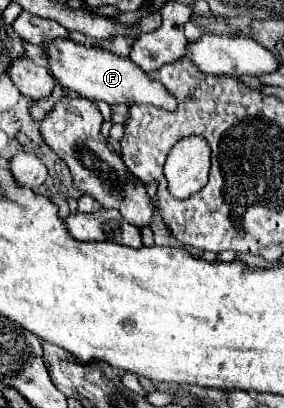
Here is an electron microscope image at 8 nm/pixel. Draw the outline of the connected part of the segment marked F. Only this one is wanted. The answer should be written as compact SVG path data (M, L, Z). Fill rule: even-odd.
M59 37L45 43L45 59L53 79L61 83L67 91L75 91L85 99L105 101L109 105L151 103L155 107L163 107L169 111L175 109L175 99L163 89L163 85L149 79L149 75L137 69L137 65L131 63L127 57L117 57L115 53L105 51L101 47L73 43L69 37Z

